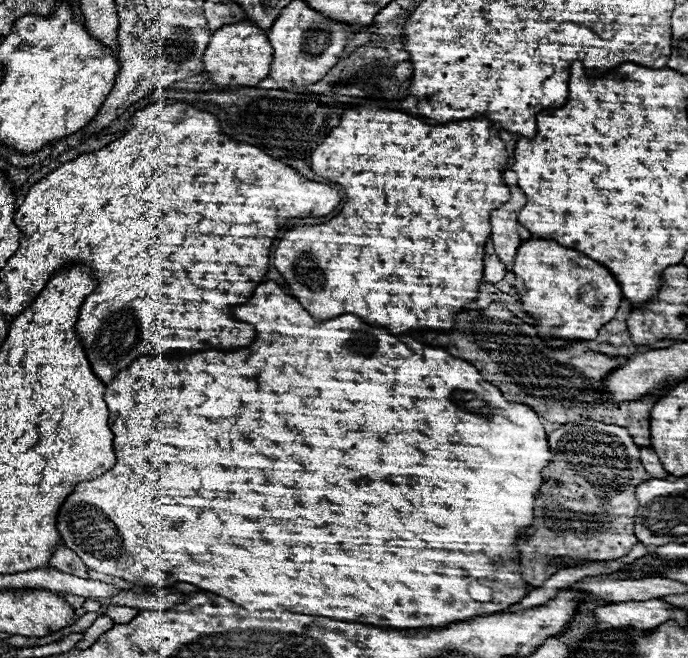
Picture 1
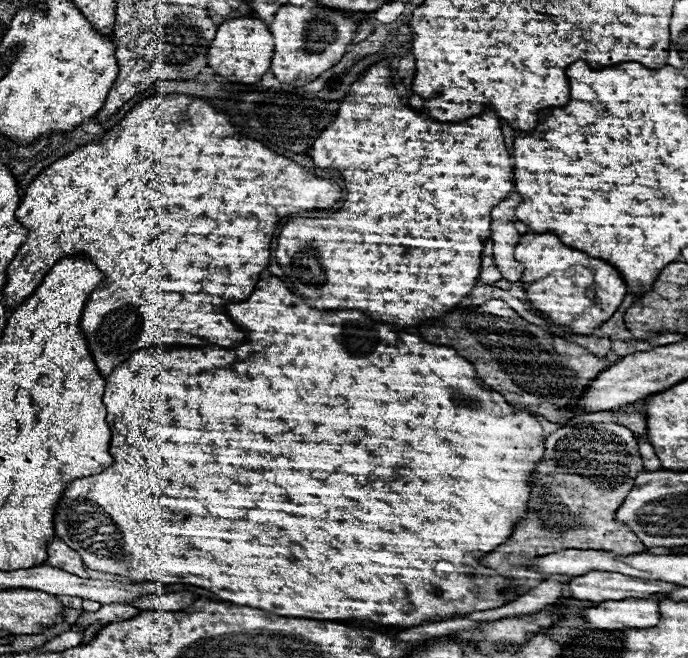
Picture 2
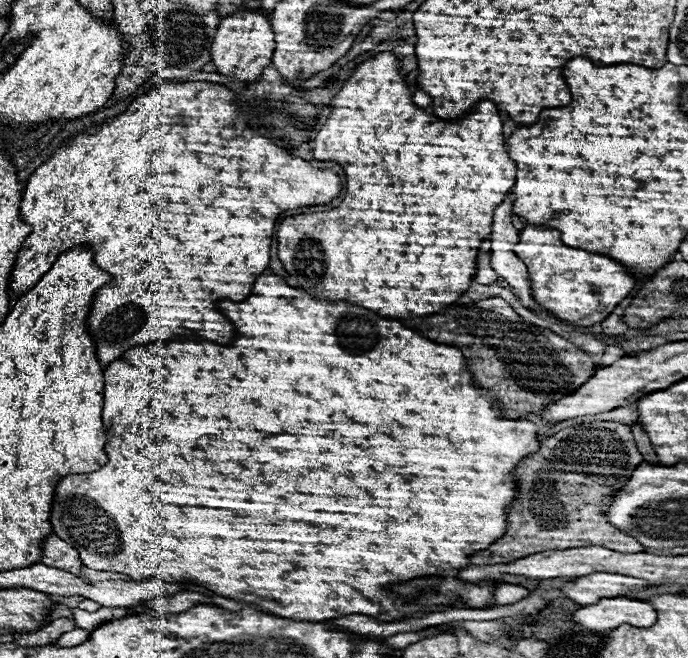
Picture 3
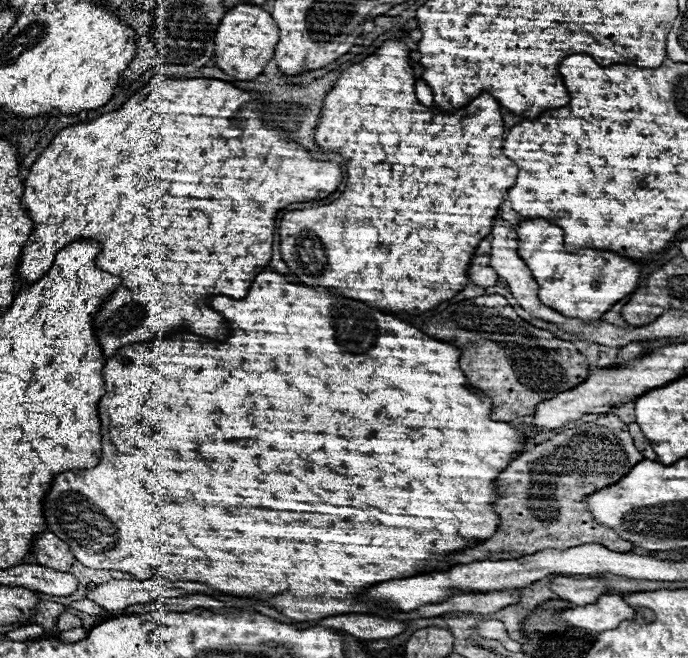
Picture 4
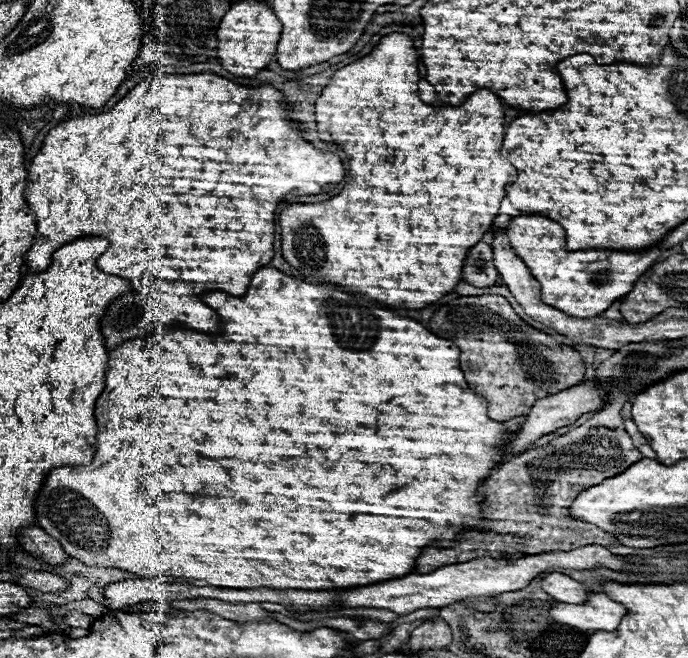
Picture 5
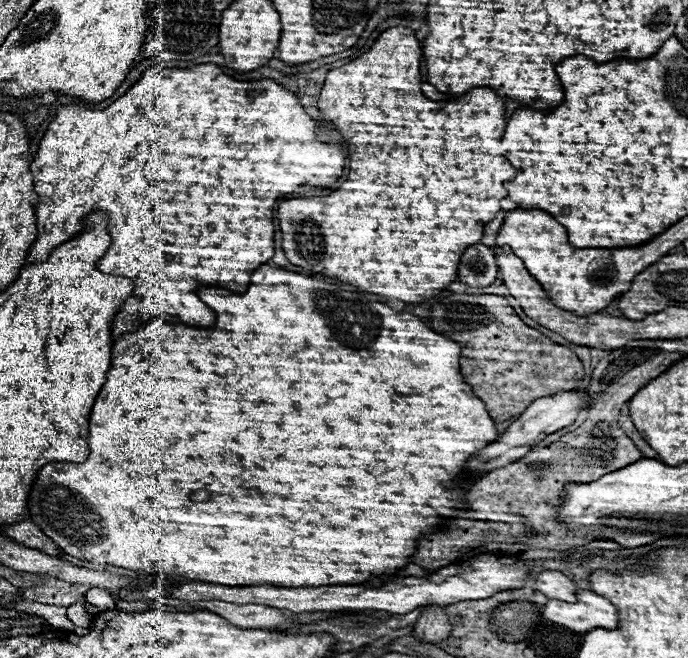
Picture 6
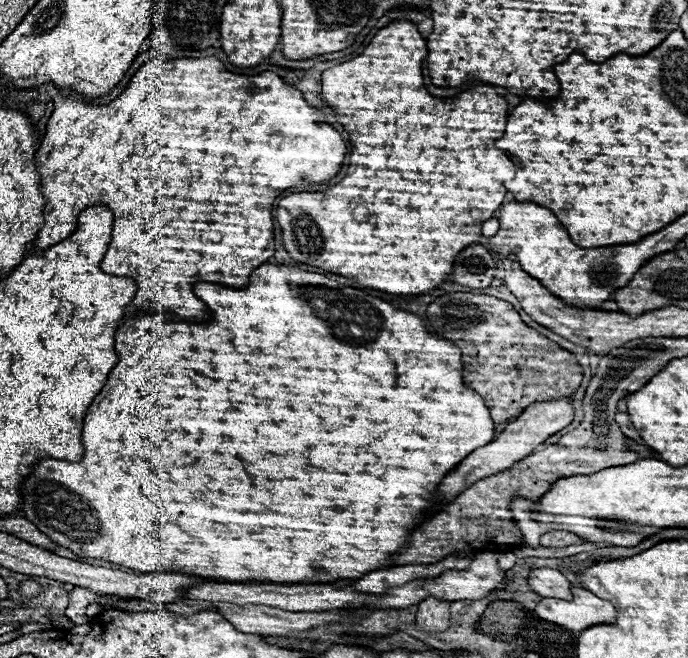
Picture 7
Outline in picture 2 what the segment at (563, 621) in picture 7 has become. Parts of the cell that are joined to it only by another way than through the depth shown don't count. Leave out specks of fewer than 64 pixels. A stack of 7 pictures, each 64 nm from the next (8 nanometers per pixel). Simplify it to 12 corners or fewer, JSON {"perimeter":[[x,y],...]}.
{"perimeter":[[606,600],[586,612],[600,630],[654,628],[658,600]]}

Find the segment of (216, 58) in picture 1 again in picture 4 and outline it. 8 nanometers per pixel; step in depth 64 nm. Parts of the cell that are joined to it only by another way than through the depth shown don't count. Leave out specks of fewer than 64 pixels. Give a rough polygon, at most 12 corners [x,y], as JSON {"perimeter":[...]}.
{"perimeter":[[252,4],[224,14],[214,62],[236,80],[256,80],[274,58],[274,18]]}

